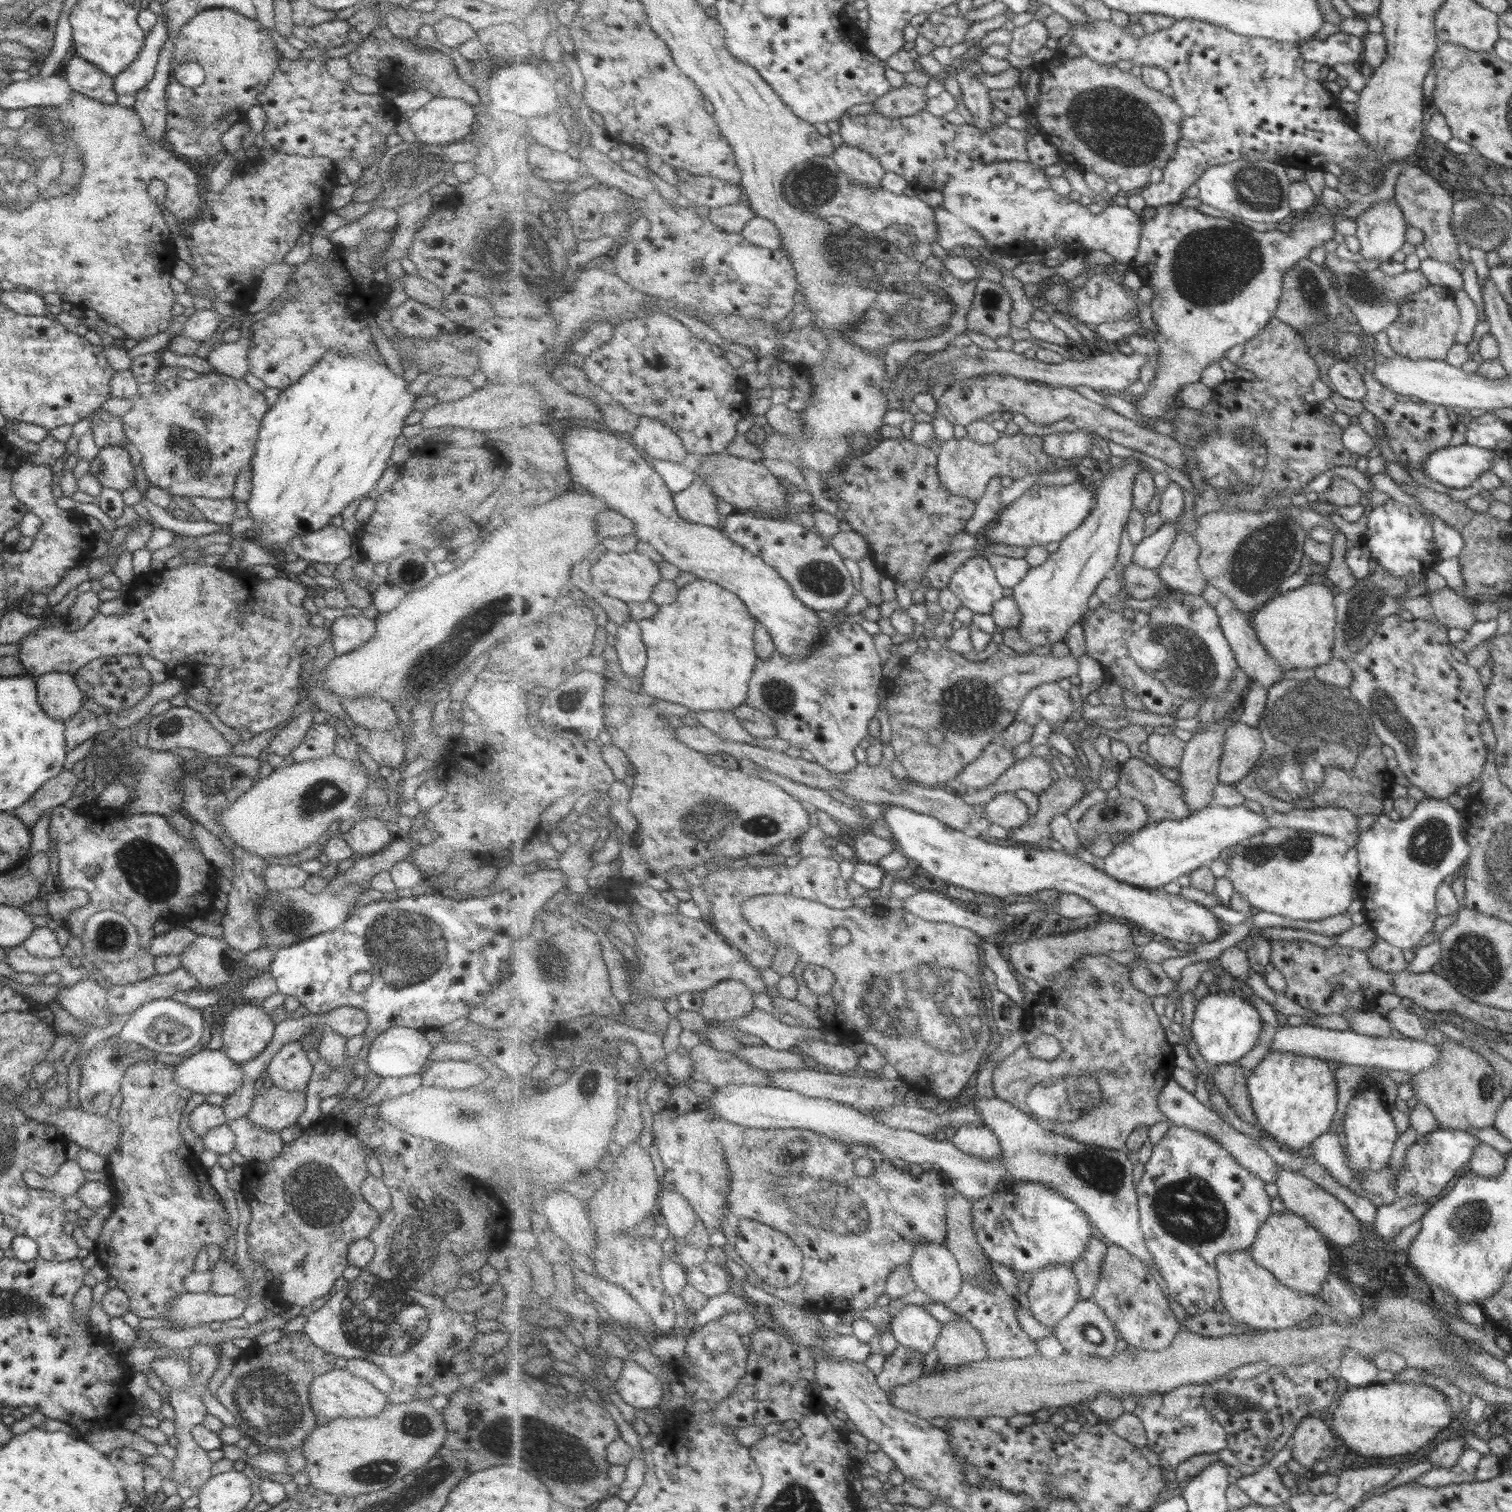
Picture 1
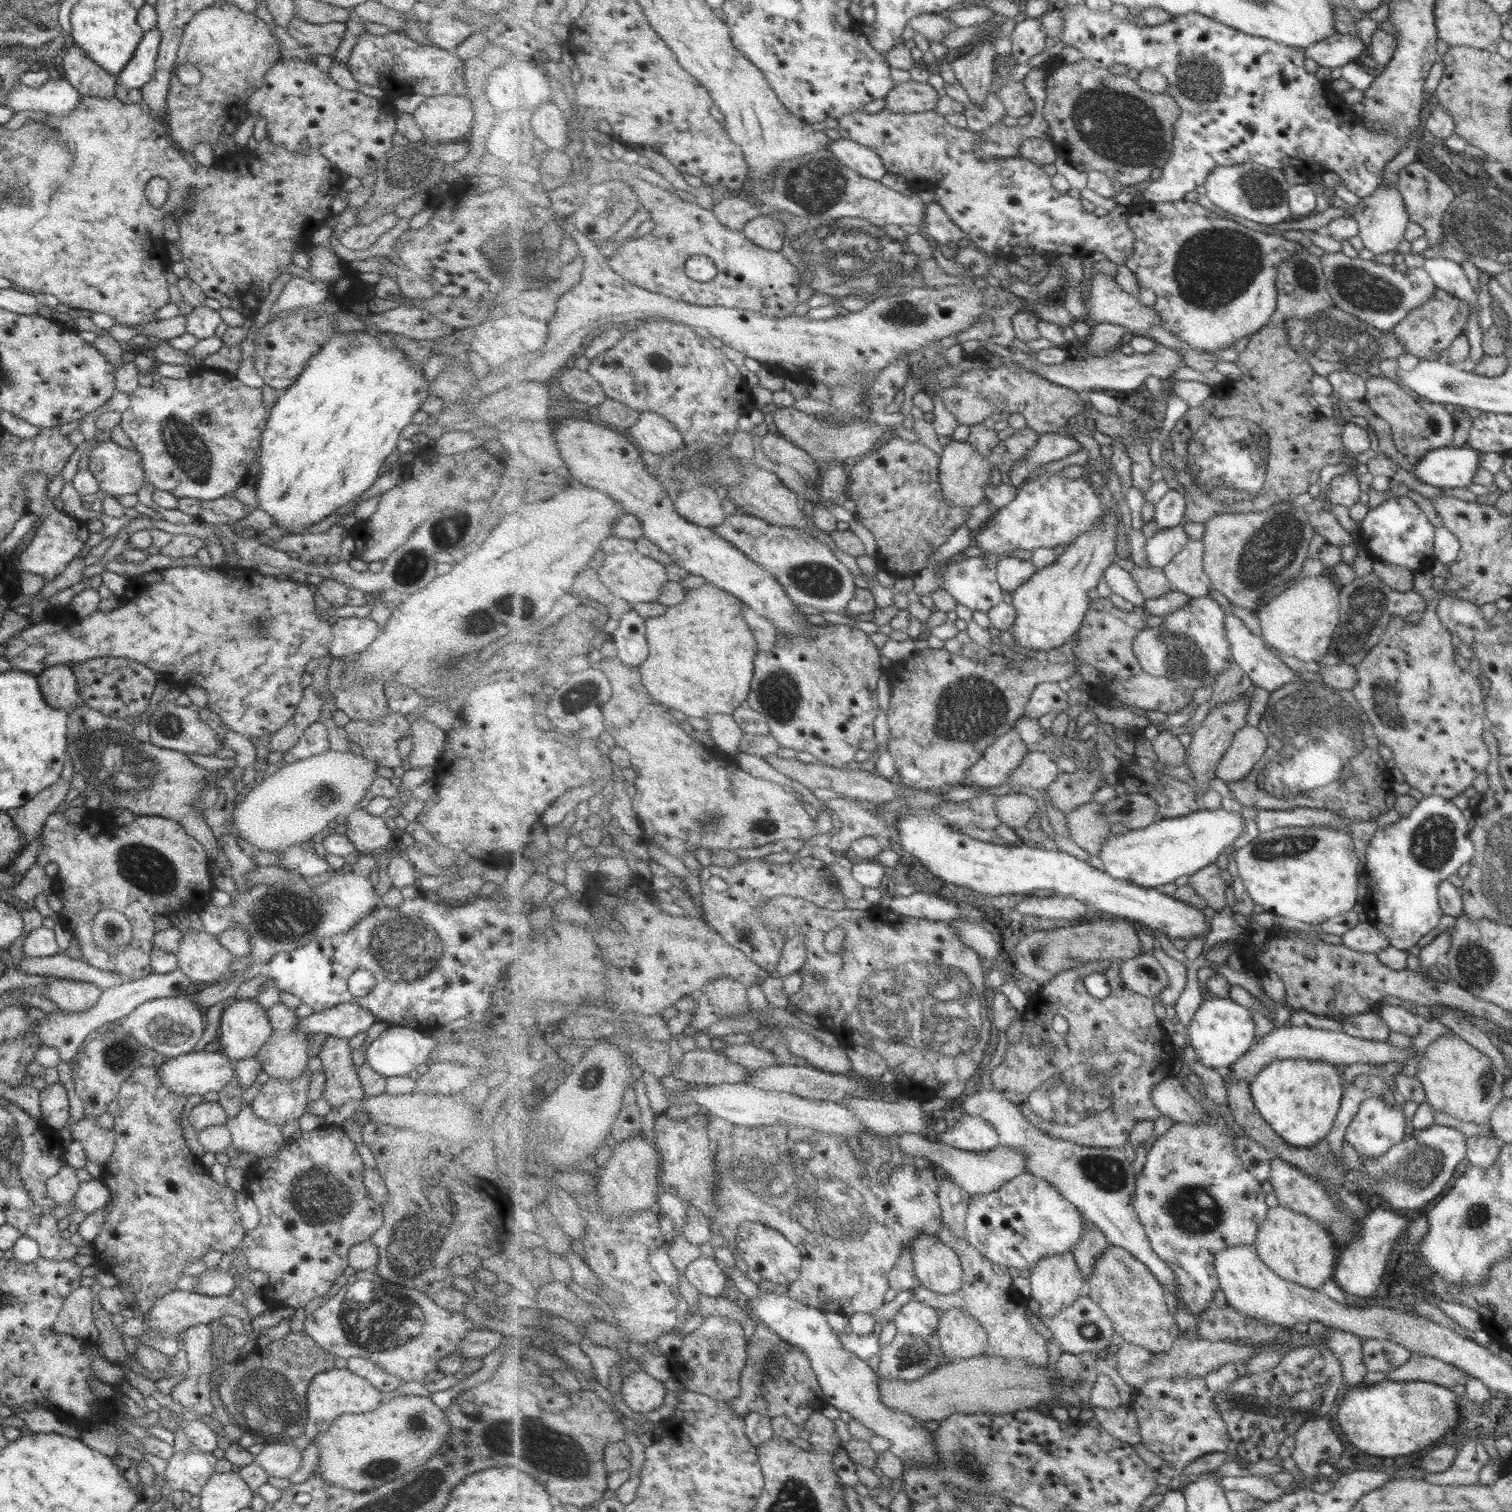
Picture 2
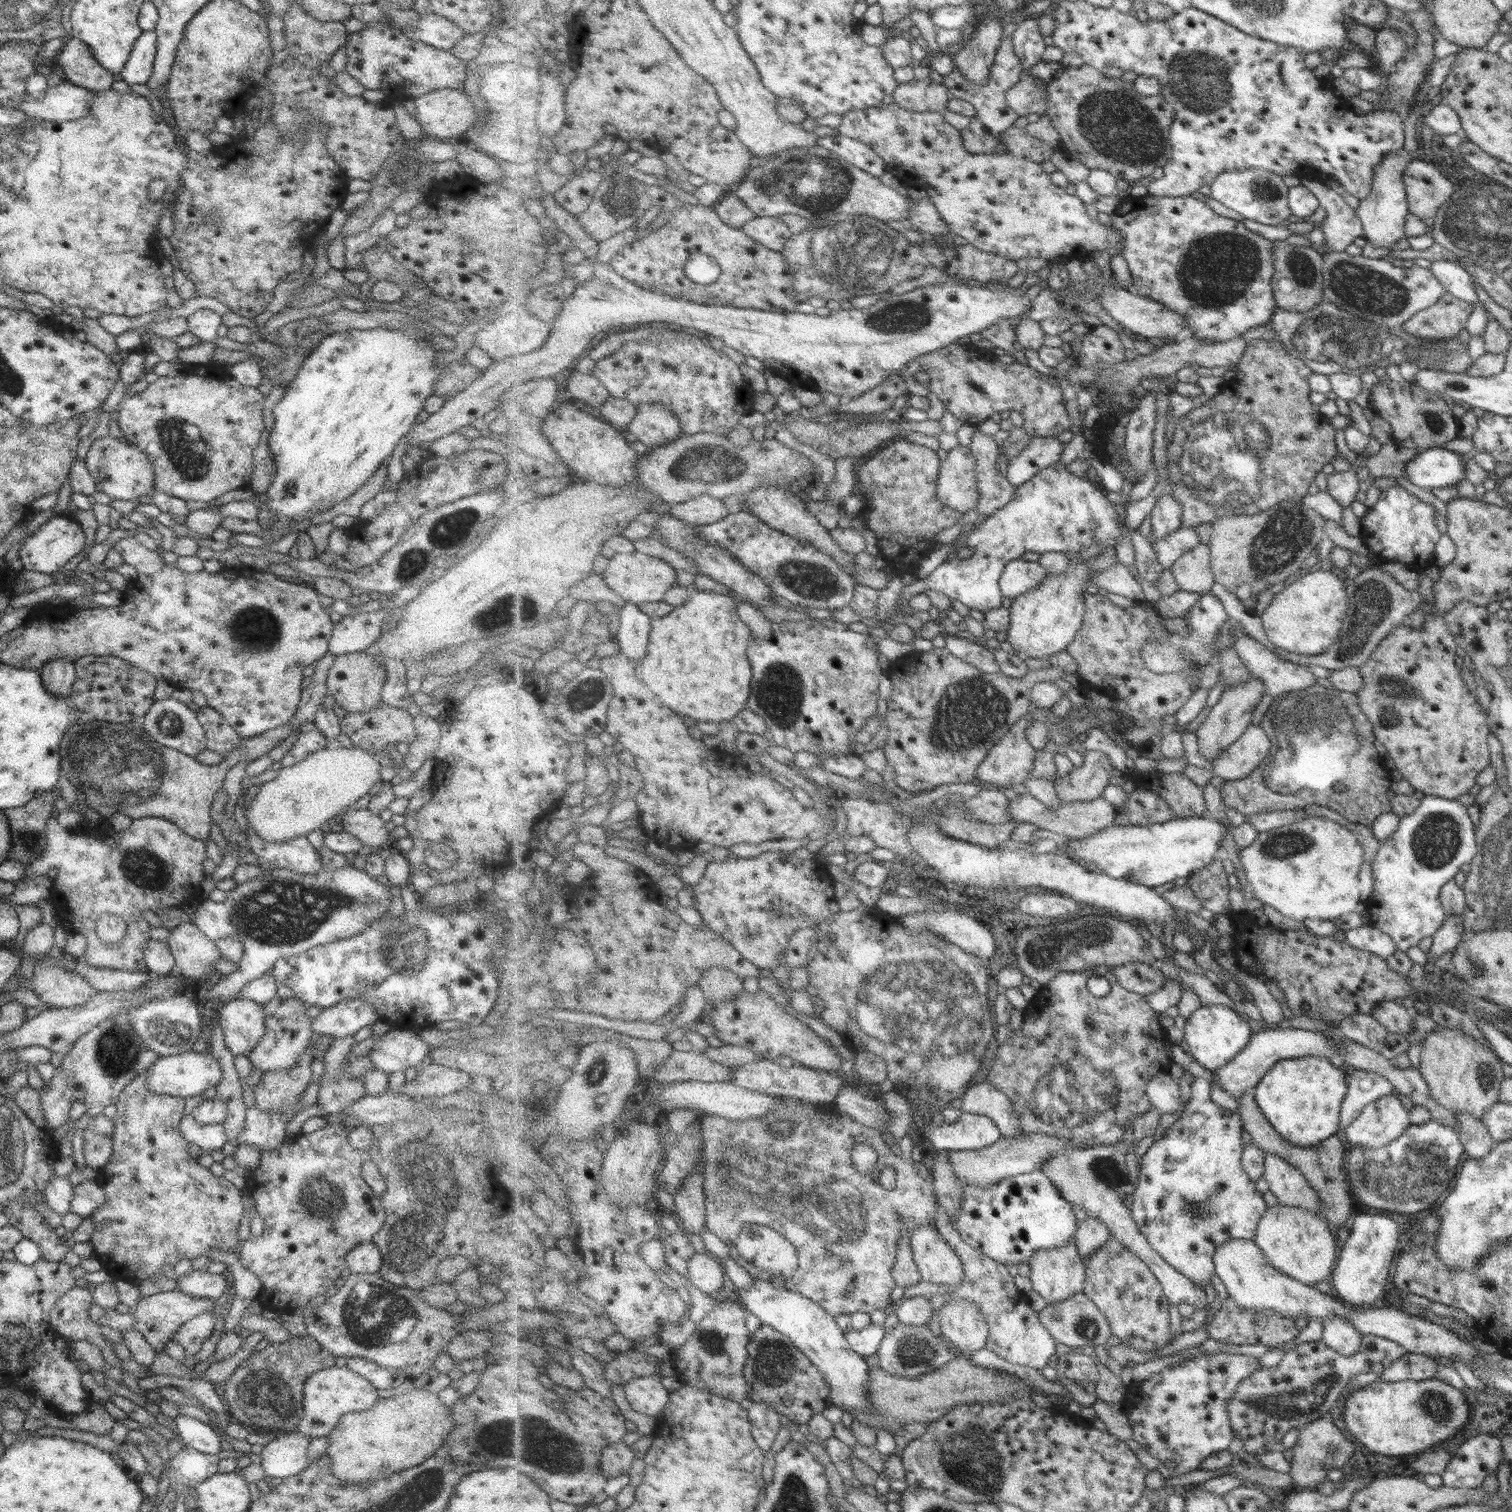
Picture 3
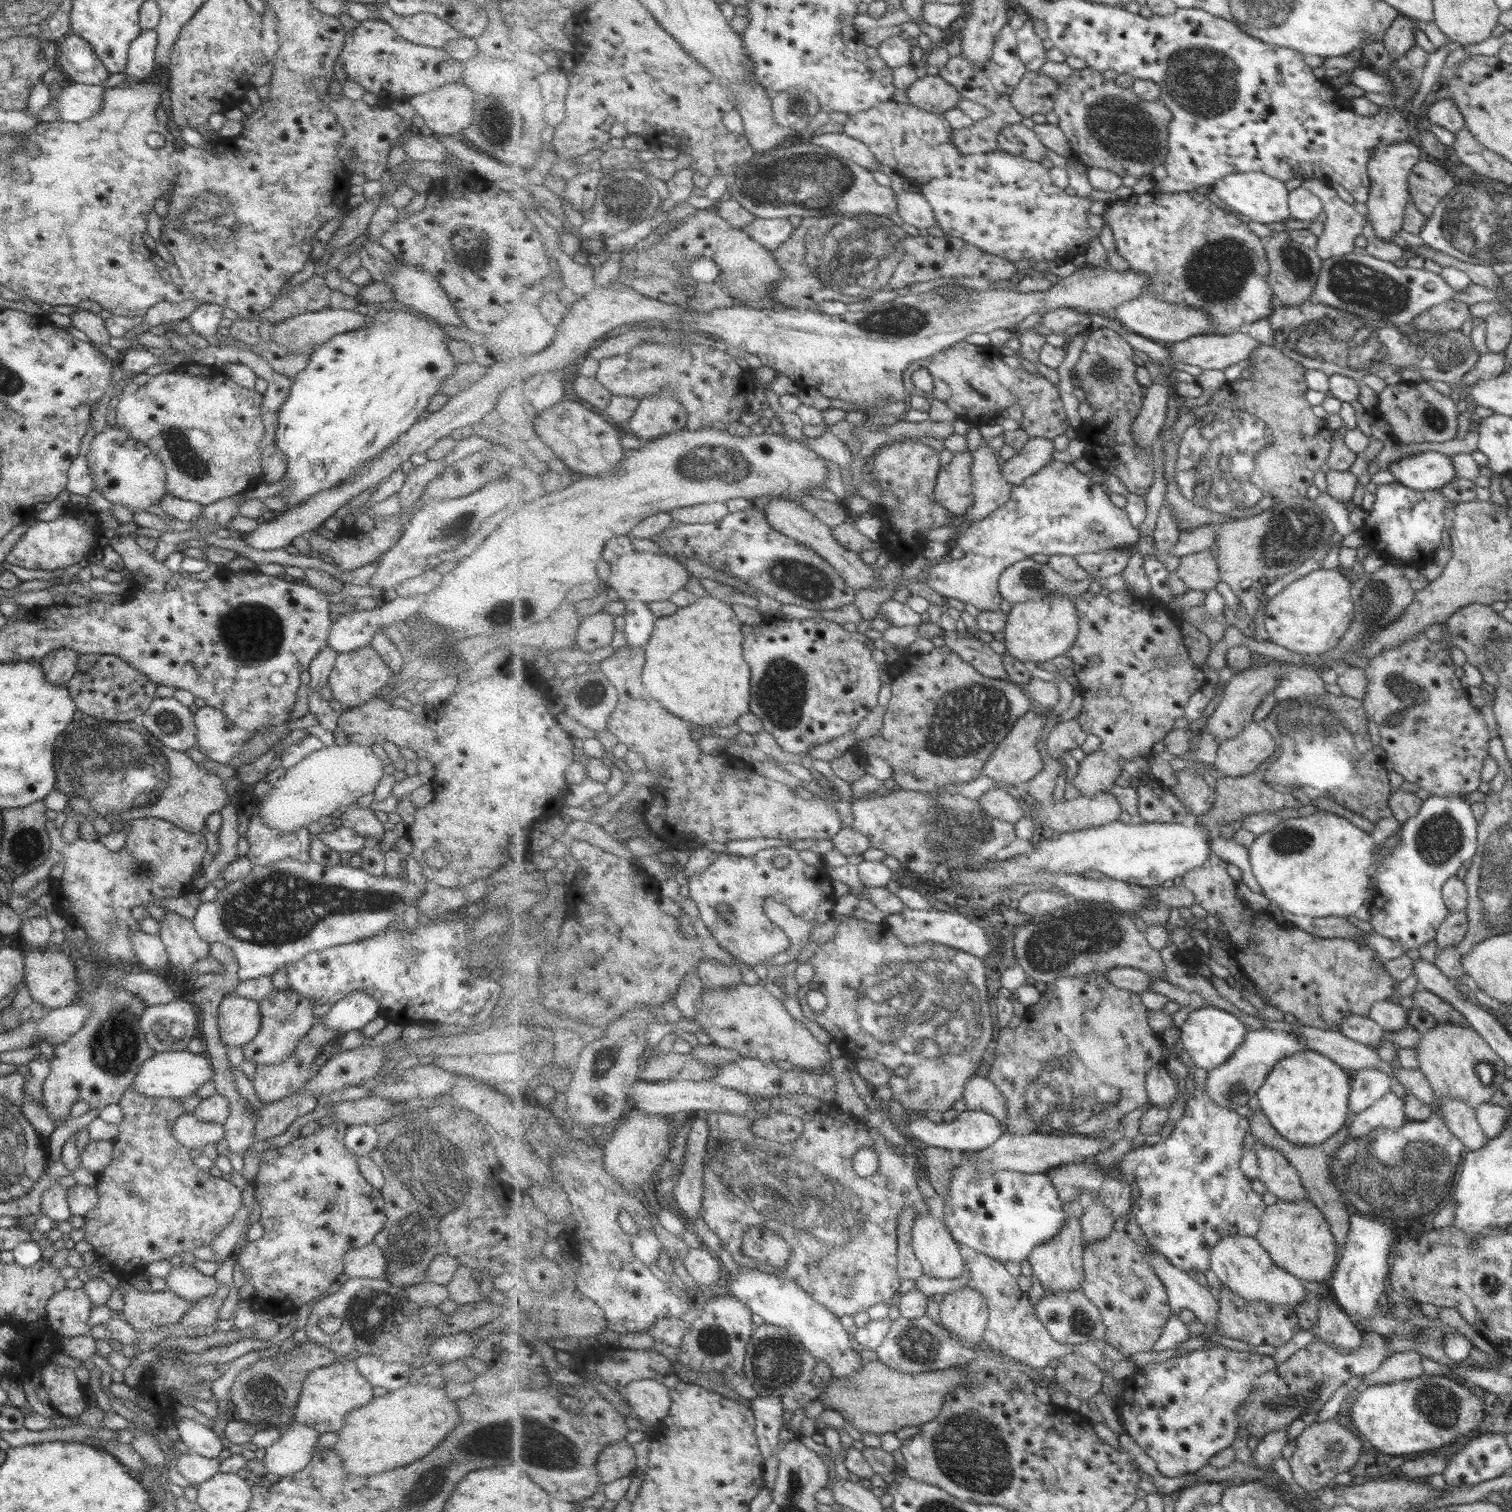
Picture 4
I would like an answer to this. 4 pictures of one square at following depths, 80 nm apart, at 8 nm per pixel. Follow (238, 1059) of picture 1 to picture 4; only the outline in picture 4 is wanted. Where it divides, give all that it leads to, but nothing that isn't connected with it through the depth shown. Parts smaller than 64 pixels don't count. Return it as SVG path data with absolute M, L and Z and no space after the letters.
M227 995L218 1008L218 1029L222 1043L232 1048L248 1045L260 1032L260 1006L256 1001Z

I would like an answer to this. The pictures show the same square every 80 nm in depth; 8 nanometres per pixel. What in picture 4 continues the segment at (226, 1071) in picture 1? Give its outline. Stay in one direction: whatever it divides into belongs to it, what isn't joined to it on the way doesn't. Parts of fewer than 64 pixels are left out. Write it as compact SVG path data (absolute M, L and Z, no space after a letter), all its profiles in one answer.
M188 1049L178 1052L158 1052L153 1058L142 1062L140 1072L136 1074L129 1089L148 1097L181 1099L194 1095L195 1090L213 1078L214 1069L200 1054L192 1054Z

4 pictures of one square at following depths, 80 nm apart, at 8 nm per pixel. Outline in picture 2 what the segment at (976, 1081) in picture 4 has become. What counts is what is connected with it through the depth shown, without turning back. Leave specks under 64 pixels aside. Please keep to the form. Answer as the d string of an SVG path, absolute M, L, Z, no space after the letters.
M993 1088L979 1089L964 1099L964 1113L984 1117L1000 1134L1002 1146L1016 1147L1027 1152L1029 1172L1051 1182L1070 1201L1079 1206L1085 1218L1098 1225L1110 1239L1129 1250L1136 1258L1145 1262L1152 1273L1175 1296L1181 1292L1172 1267L1160 1258L1147 1235L1147 1227L1140 1222L1136 1200L1138 1200L1139 1173L1134 1170L1132 1160L1124 1149L1082 1146L1066 1139L1056 1139L1032 1124L1030 1118L1003 1092Z

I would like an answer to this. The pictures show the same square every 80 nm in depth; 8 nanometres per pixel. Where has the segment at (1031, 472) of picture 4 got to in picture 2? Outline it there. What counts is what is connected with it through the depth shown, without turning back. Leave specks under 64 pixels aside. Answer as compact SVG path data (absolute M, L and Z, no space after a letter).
M1062 432L1043 434L1039 444L1027 454L1024 461L1020 461L1019 465L1010 472L1011 484L1021 488L1030 478L1030 472L1042 468L1042 464L1062 460L1078 452L1080 448L1082 444L1077 439L1068 437Z

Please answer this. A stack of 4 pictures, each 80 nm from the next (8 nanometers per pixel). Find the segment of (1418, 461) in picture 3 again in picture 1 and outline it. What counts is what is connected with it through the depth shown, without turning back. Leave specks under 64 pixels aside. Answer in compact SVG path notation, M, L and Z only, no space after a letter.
M1464 443L1438 449L1424 461L1425 475L1451 489L1468 488L1476 484L1482 471L1490 471L1494 452Z

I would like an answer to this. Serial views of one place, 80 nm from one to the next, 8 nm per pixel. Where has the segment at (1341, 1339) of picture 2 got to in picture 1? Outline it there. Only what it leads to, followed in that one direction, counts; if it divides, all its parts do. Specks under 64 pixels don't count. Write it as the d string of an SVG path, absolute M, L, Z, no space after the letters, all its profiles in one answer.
M1348 1349L1341 1358L1338 1378L1344 1378L1349 1387L1365 1387L1378 1383L1376 1375L1380 1370L1366 1360L1356 1349Z

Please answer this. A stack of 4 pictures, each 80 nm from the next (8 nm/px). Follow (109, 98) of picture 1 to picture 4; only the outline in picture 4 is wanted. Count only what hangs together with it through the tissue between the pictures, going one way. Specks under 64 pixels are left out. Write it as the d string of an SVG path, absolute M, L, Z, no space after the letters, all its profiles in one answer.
M70 33L59 43L57 64L61 71L68 74L69 82L104 87L104 81L110 77L92 46L84 38Z

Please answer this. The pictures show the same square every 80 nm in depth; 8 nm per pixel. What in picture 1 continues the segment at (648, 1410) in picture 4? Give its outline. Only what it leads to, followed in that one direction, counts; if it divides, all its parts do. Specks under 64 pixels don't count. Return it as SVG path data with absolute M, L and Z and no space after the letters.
M633 1356L624 1360L624 1363L616 1387L625 1401L637 1409L660 1406L664 1398L664 1384L660 1377L646 1370Z

